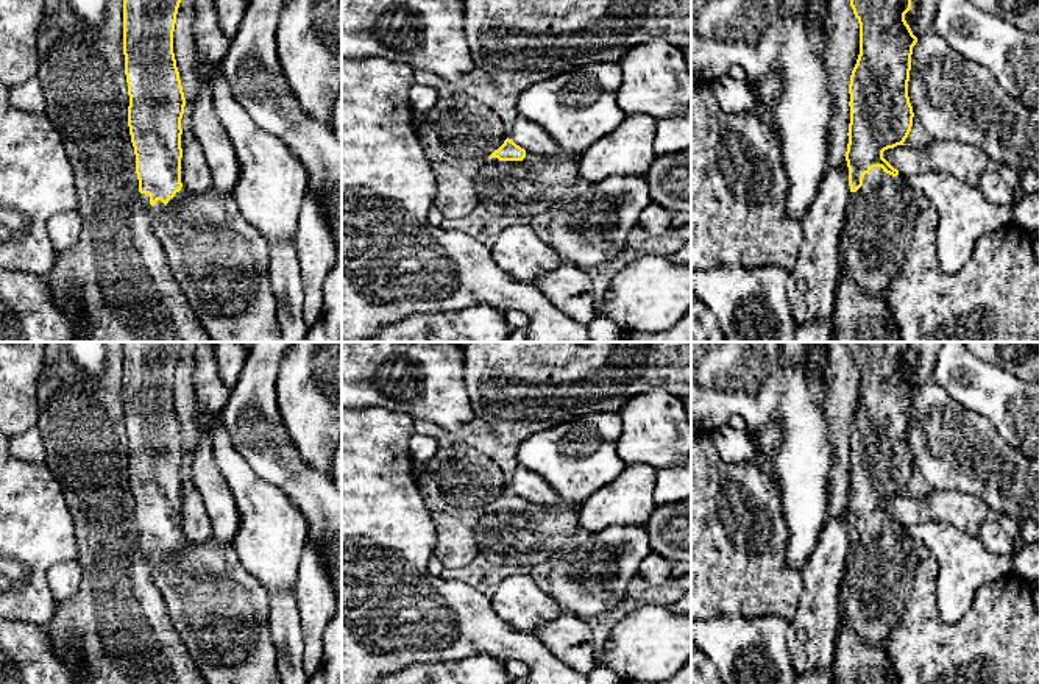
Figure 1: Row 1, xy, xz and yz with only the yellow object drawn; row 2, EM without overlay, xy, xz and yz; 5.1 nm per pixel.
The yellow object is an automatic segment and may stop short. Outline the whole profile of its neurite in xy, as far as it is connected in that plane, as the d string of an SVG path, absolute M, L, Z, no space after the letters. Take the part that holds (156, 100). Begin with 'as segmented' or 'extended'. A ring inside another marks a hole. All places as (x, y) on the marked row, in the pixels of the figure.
extended; M123 0L128 126L139 192L175 280L214 342L281 342L270 280L270 244L240 212L231 194L190 195L181 183L181 119L186 98L173 53L181 0Z

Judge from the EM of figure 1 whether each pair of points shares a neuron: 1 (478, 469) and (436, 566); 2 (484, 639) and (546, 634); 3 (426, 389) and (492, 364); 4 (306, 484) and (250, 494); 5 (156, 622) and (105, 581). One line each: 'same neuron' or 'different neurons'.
1: different neurons
2: different neurons
3: different neurons
4: different neurons
5: same neuron

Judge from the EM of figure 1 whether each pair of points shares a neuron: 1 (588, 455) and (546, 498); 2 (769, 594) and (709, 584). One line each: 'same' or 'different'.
1: different
2: same

